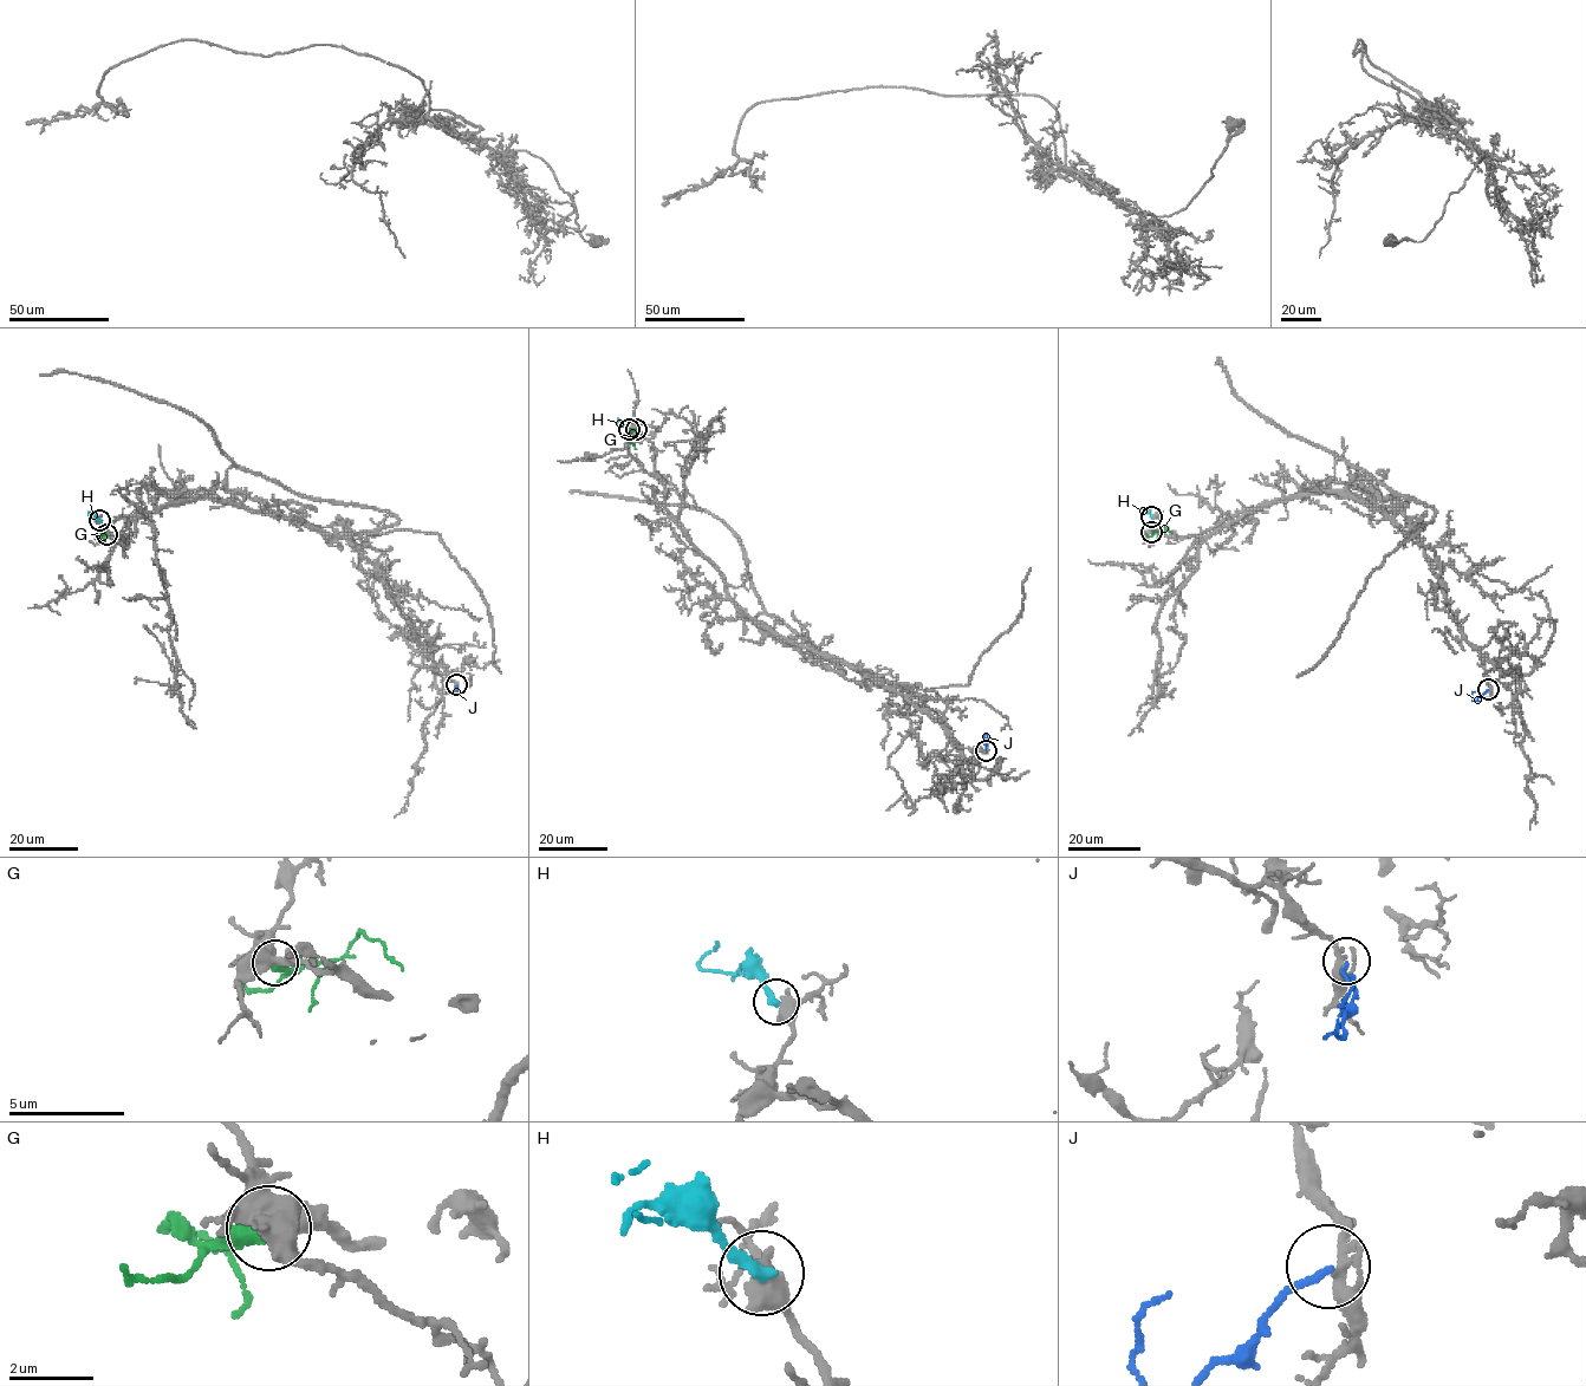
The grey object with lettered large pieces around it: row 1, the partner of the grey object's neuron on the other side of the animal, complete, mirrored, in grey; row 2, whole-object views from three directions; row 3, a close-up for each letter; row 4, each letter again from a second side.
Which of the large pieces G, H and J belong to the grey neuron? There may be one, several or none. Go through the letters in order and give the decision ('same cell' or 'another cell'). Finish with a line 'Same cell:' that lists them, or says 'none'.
G: another cell
H: another cell
J: another cell
Same cell: none

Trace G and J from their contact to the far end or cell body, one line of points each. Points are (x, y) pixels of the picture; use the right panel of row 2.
G: (1151, 531), (1156, 533), (1165, 527), (1171, 533)
J: (1489, 689), (1475, 701), (1471, 697), (1475, 691)

